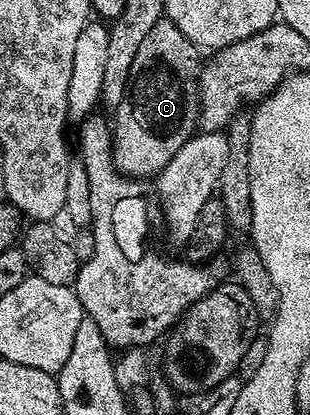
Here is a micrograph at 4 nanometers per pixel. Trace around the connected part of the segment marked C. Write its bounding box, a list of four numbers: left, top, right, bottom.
[112,20,201,180]

